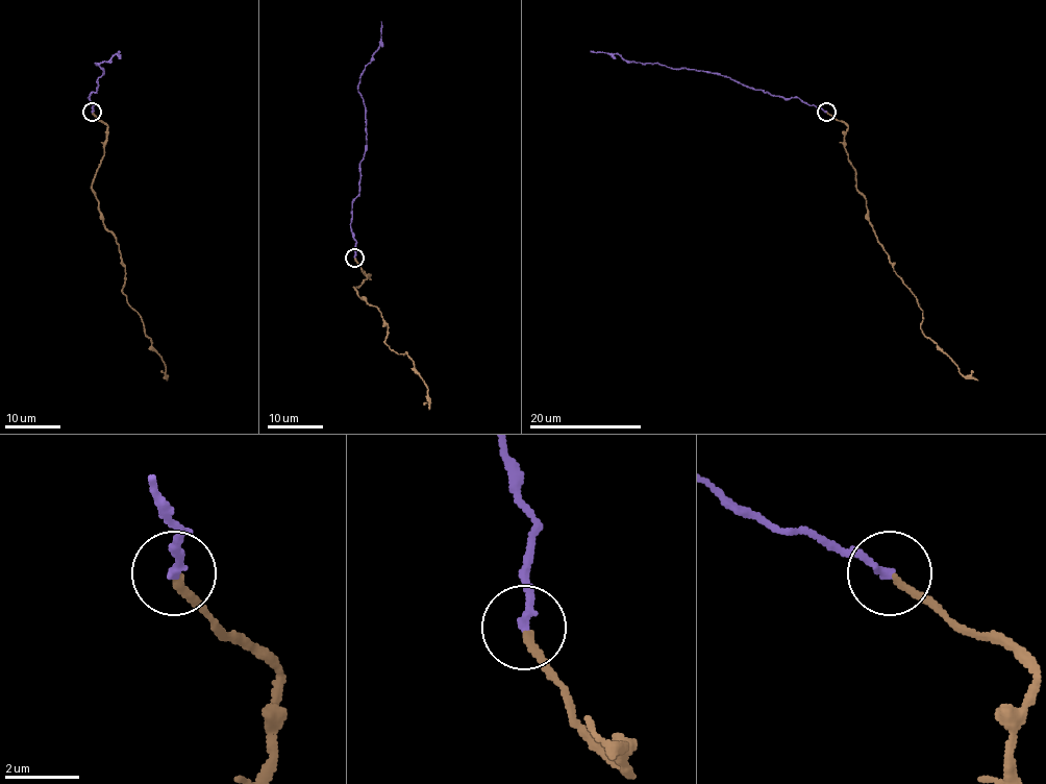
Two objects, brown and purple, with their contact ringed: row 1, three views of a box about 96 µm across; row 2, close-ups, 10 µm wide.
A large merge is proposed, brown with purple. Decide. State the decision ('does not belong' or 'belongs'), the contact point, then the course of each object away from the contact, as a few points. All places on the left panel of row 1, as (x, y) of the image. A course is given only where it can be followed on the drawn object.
belongs; place (92, 112); course brown (93, 111), (106, 126), (92, 191), (125, 267), (122, 291), (162, 358), (167, 381); course purple (92, 111), (89, 96), (97, 89), (97, 80), (104, 73), (96, 64), (106, 63), (118, 51)

